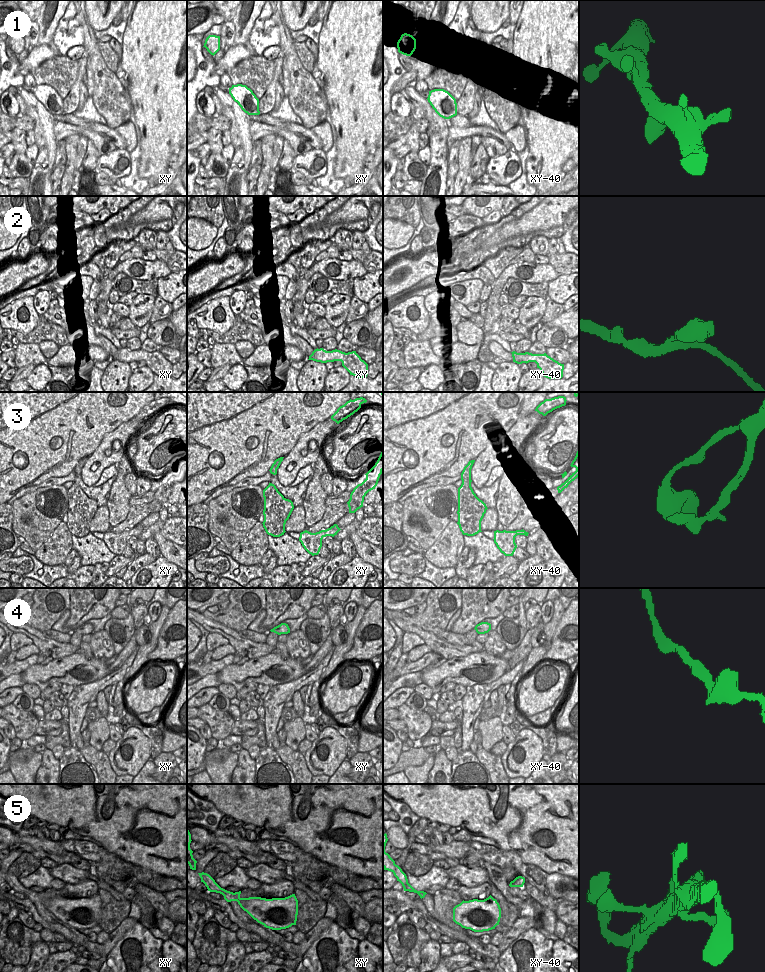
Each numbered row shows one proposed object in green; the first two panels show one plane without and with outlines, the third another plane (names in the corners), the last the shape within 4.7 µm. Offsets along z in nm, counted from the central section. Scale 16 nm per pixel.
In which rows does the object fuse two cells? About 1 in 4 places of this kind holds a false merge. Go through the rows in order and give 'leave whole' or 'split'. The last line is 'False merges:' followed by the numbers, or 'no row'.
1: leave whole
2: leave whole
3: leave whole
4: leave whole
5: leave whole
False merges: no row

